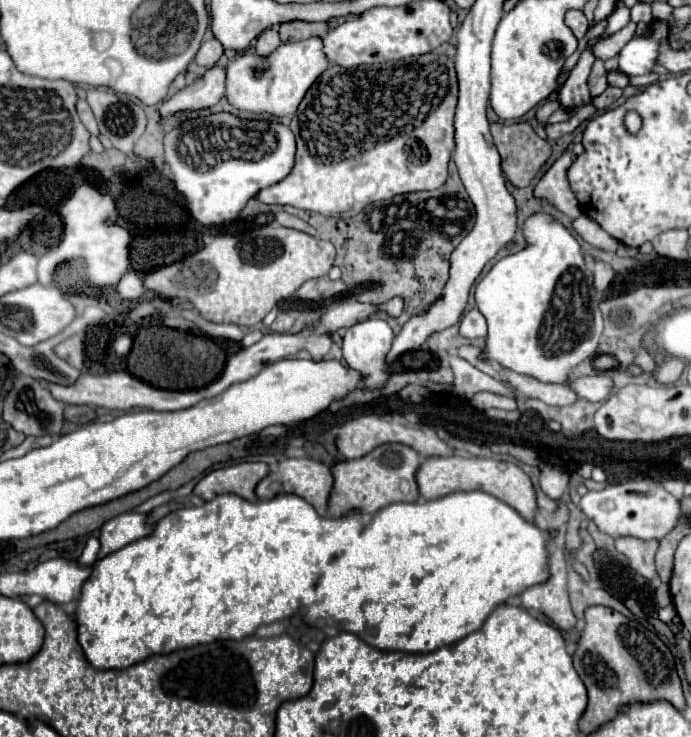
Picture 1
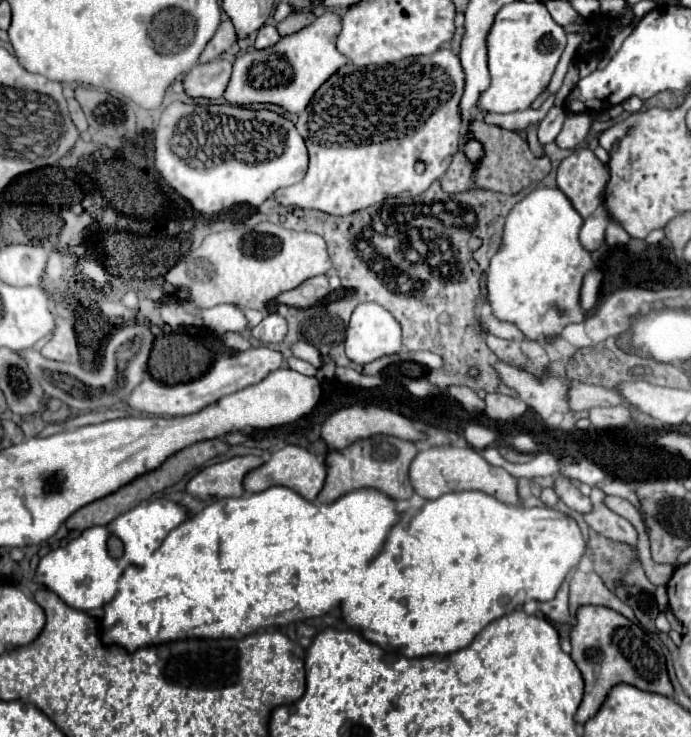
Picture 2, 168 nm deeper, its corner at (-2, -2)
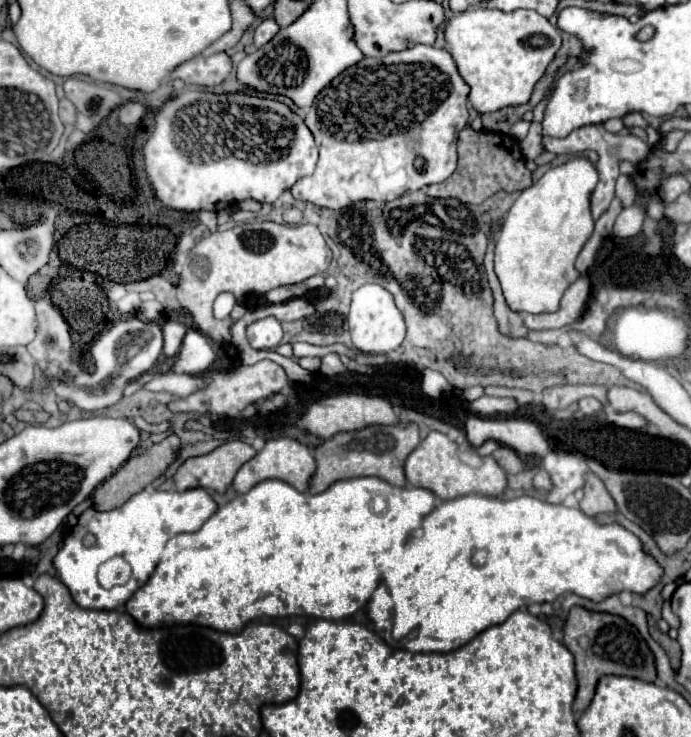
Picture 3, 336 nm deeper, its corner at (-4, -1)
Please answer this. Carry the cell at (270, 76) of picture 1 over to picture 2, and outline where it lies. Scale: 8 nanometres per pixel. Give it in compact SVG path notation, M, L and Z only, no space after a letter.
M324 13L312 25L294 35L282 37L276 45L268 49L254 49L238 55L234 61L232 79L224 93L226 101L238 107L272 103L280 105L288 113L302 113L318 87L346 63L346 57L336 51L336 37L340 29L340 17L334 13Z

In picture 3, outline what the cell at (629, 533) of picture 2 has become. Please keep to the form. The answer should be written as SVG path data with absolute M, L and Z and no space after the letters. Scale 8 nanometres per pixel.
M592 472L586 474L586 482L584 482L584 498L580 500L580 508L590 514L596 516L600 512L614 512L616 510L616 502L612 500L612 496L608 494L606 486L602 484L602 480L598 476L594 476Z

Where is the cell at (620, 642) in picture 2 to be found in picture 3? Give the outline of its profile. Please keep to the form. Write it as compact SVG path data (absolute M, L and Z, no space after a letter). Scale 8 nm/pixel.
M574 606L568 612L562 644L574 654L574 660L576 660L578 690L576 690L576 698L574 698L574 706L572 706L572 710L576 714L580 714L588 708L598 680L606 674L632 676L632 678L640 678L646 682L656 680L654 656L652 656L650 648L646 646L646 642L638 636L640 636L638 630L620 616L612 616L606 612L588 612L586 608L580 608L580 606Z

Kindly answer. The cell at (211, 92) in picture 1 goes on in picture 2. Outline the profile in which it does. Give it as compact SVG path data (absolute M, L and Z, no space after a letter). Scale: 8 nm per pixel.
M214 59L190 69L184 77L184 91L188 97L218 99L230 81L232 63L226 59Z

